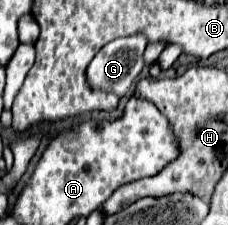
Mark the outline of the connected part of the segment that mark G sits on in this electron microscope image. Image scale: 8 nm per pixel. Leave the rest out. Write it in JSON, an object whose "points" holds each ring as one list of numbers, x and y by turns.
{"points":[[143,35,113,39,89,63,85,73,87,83,93,89,111,91,123,97,143,69,145,47,147,39]]}

